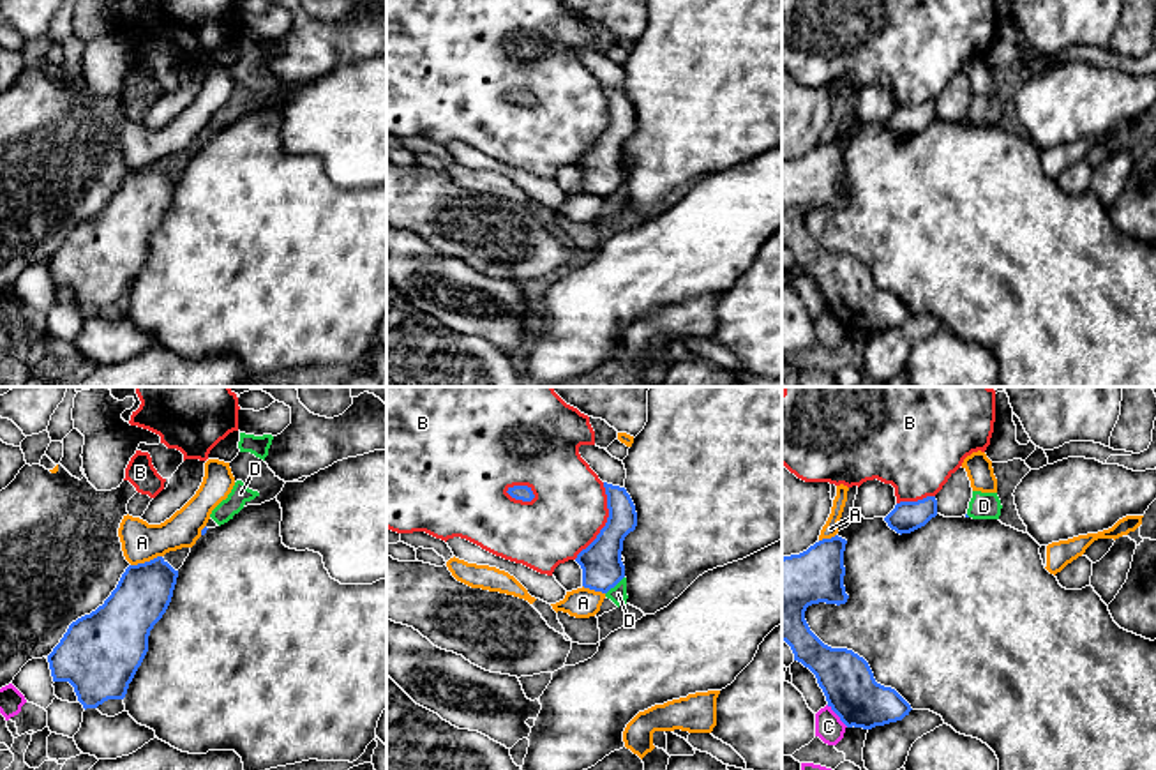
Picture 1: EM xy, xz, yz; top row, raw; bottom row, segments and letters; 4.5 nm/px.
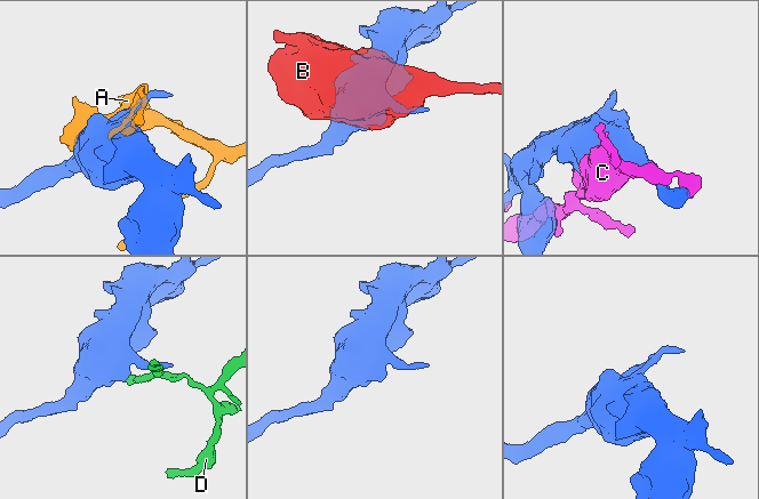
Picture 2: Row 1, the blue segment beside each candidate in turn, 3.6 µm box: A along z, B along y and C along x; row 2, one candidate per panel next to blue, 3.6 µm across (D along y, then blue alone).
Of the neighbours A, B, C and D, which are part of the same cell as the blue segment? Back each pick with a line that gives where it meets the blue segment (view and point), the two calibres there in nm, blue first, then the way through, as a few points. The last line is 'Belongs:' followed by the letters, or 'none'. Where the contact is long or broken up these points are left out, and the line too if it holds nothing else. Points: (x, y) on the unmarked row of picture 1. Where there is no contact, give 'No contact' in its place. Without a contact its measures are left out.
Belongs: none

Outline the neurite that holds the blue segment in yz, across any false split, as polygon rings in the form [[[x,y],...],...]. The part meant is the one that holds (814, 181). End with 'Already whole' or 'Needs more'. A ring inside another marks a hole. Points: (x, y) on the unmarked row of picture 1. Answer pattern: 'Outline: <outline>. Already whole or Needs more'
Outline: [[[835,140],[782,162],[782,245],[791,251],[794,265],[815,279],[828,311],[847,332],[872,334],[902,325],[911,309],[895,293],[877,288],[863,261],[824,249],[805,224],[812,208],[847,207],[845,148]]]. Already whole

